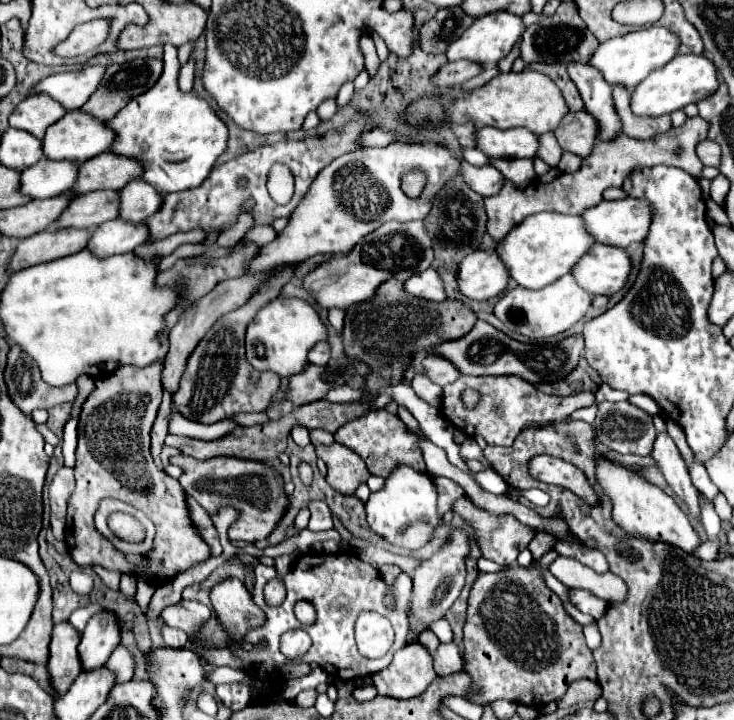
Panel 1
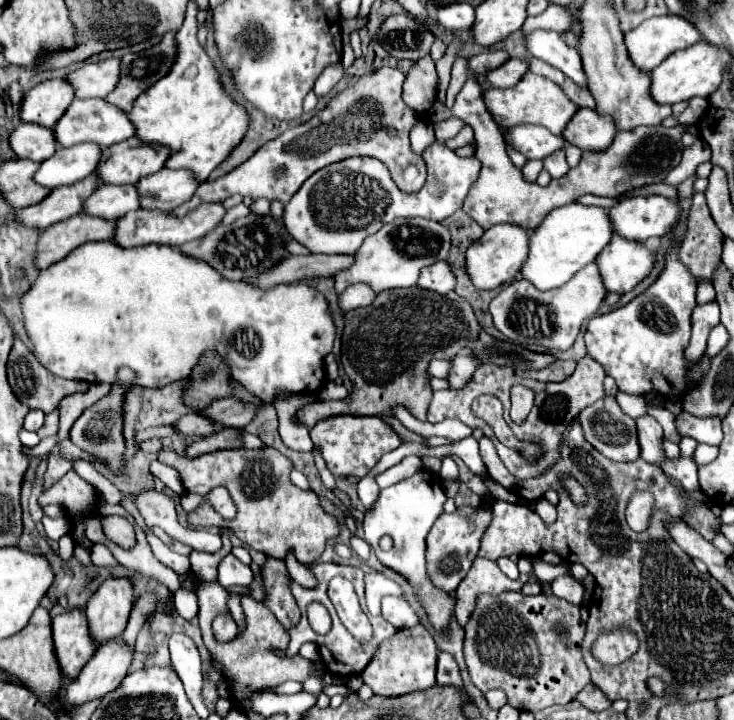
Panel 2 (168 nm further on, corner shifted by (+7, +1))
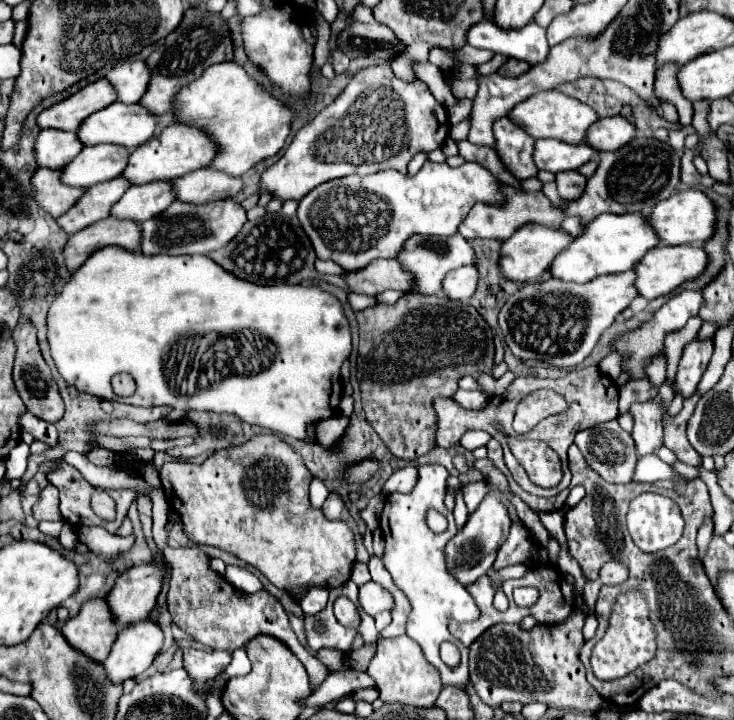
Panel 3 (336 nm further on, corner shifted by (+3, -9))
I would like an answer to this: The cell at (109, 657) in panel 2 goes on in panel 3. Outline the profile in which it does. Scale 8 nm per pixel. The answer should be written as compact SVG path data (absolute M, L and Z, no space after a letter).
M154 618L126 626L118 634L110 656L104 660L108 678L112 682L124 682L126 678L140 676L152 666L162 644L164 634Z

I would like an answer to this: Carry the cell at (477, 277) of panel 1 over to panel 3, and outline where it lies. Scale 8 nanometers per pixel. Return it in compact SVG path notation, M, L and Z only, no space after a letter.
M530 222L526 226L522 226L510 240L506 240L502 244L502 250L500 250L500 268L502 268L502 272L504 272L504 276L508 280L516 280L516 282L538 280L550 268L552 258L556 258L572 240L574 240L574 236L570 236L562 228Z

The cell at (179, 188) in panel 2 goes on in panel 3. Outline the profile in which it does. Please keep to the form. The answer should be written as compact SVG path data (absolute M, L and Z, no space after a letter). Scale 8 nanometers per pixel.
M202 168L196 172L190 172L182 178L174 180L174 194L180 202L192 202L192 204L206 204L220 198L236 196L242 190L244 182L238 176L228 176L226 172Z

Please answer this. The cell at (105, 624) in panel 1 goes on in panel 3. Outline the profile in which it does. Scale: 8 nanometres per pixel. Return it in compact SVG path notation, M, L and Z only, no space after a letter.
M166 562L132 566L116 578L112 592L106 596L106 602L122 628L126 624L150 618L156 606L156 598L162 592L164 578Z

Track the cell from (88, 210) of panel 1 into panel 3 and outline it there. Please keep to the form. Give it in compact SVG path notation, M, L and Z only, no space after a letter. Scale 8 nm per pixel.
M172 180L132 186L120 198L120 202L116 202L116 206L112 208L110 214L114 218L134 220L134 222L142 224L144 220L164 212L164 208L168 208L168 204L172 204L174 200L176 198L172 192Z

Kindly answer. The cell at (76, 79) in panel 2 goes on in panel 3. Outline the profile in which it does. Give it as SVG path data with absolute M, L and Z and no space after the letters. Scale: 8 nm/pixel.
M144 60L122 64L110 70L106 78L114 84L118 100L132 104L138 102L140 96L144 96L144 88L148 88L148 64L144 64Z

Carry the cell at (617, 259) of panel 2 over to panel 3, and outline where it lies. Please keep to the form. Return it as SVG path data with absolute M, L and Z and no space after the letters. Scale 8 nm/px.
M660 244L658 248L650 250L642 262L636 266L638 272L638 280L636 280L636 288L638 292L648 298L654 300L658 296L666 296L672 290L676 290L680 284L696 280L708 266L708 254L704 252L704 248L696 248L696 246L664 246Z

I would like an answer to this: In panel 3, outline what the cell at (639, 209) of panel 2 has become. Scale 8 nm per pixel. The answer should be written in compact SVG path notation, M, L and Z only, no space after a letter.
M684 188L682 192L672 194L668 200L658 202L648 222L656 230L660 242L668 242L672 246L704 246L704 242L716 232L716 204L702 190Z

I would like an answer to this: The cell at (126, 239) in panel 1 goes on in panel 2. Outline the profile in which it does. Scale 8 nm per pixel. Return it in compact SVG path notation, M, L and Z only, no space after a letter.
M200 204L196 210L192 210L190 214L186 214L184 218L176 218L170 214L164 214L160 210L134 210L124 214L124 218L116 220L116 232L112 242L116 246L122 248L136 248L136 246L144 246L144 244L168 244L168 246L182 246L184 242L202 238L206 232L214 230L218 226L218 222L224 216L224 208L222 204Z

